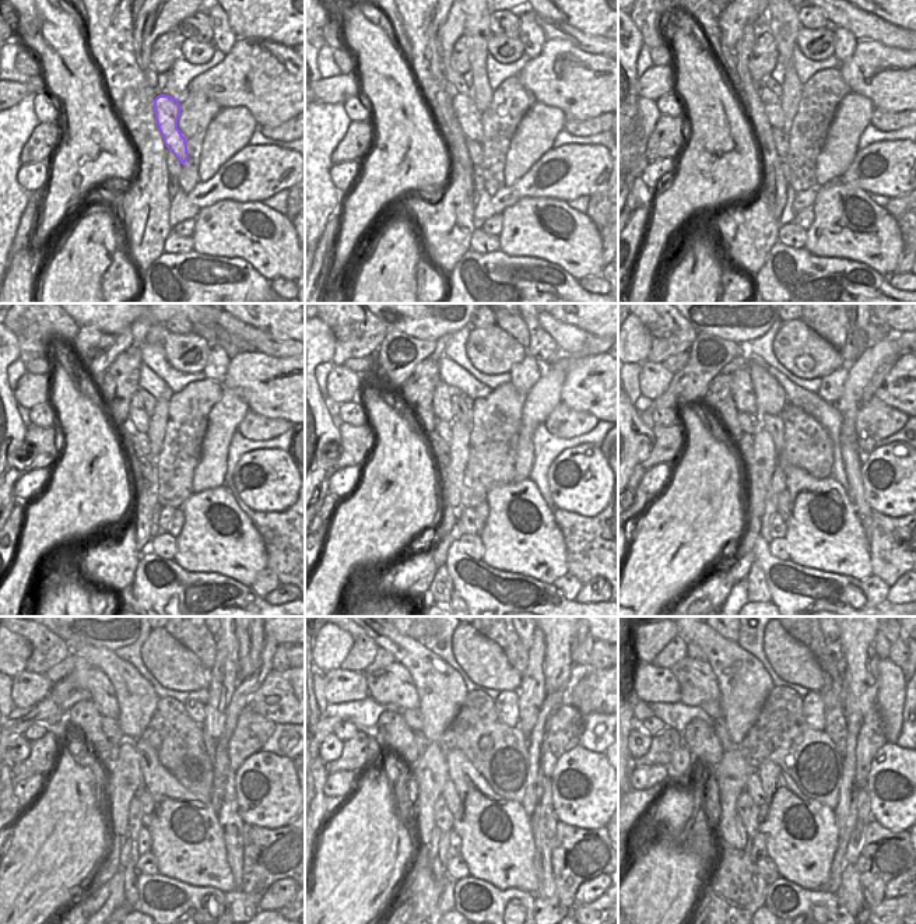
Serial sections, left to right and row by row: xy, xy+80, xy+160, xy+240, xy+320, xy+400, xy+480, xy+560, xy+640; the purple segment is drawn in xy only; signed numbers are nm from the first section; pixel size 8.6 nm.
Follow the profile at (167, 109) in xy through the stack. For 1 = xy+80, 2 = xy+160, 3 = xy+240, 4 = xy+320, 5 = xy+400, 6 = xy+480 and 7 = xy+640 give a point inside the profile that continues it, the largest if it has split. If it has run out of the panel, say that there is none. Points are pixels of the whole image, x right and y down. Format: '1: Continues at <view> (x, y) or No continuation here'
1: Continues at xy+80 (470, 119)
2: Continues at xy+160 (771, 101)
3: Continues at xy+240 (139, 417)
4: Continues at xy+320 (441, 403)
5: Continues at xy+400 (741, 386)
6: Continues at xy+480 (92, 680)
7: Continues at xy+640 (698, 684)

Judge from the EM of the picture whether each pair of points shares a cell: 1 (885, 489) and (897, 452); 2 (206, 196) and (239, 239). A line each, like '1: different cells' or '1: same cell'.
1: same cell
2: different cells

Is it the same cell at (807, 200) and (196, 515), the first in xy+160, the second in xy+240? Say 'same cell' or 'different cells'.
different cells

